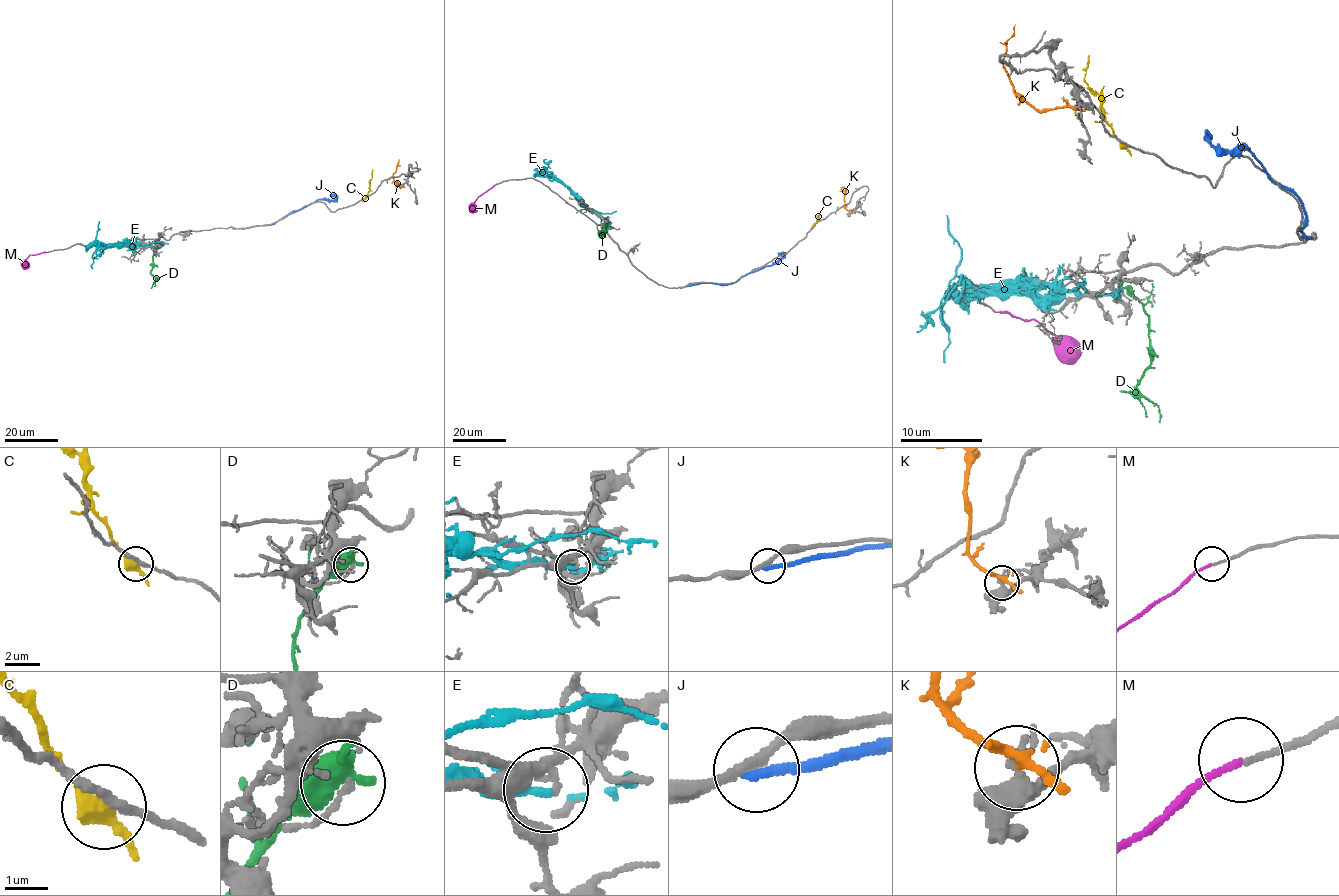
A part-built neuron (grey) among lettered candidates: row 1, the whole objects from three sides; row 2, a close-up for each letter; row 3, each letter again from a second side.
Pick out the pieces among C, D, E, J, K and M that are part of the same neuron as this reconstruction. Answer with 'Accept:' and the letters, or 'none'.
Accept: M

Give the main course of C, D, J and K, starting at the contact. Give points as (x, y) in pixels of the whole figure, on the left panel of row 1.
C: (364, 198), (370, 190), (372, 169)
D: (161, 245), (153, 256), (150, 273), (157, 280), (151, 288)
J: (238, 228), (274, 224), (318, 199), (336, 199), (330, 195)
K: (401, 186), (396, 187), (393, 180), (399, 159)

